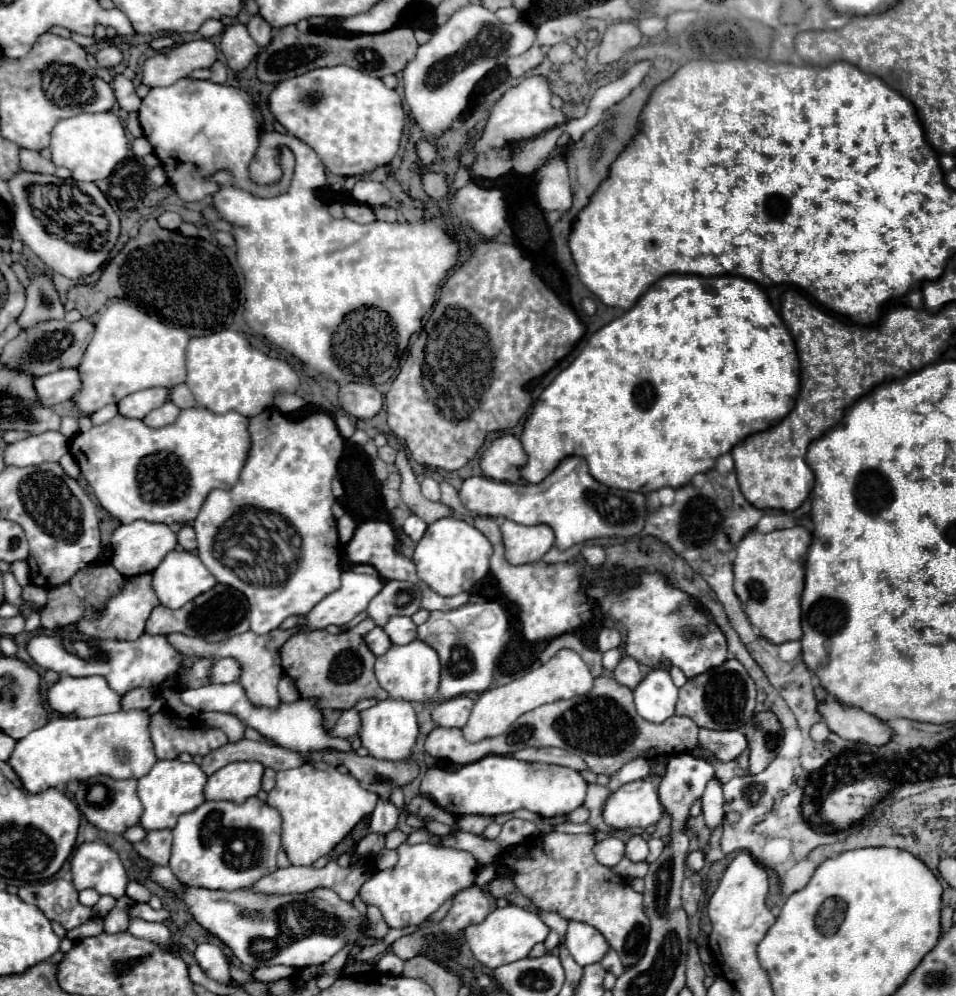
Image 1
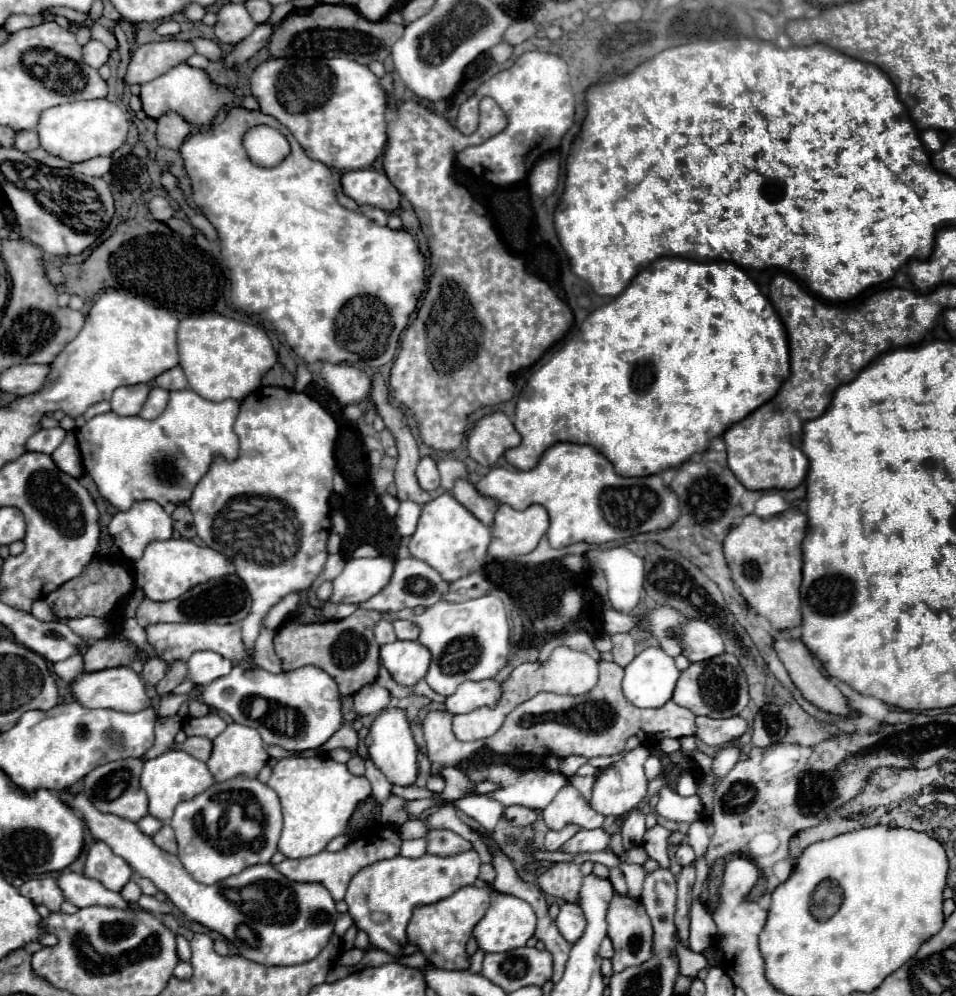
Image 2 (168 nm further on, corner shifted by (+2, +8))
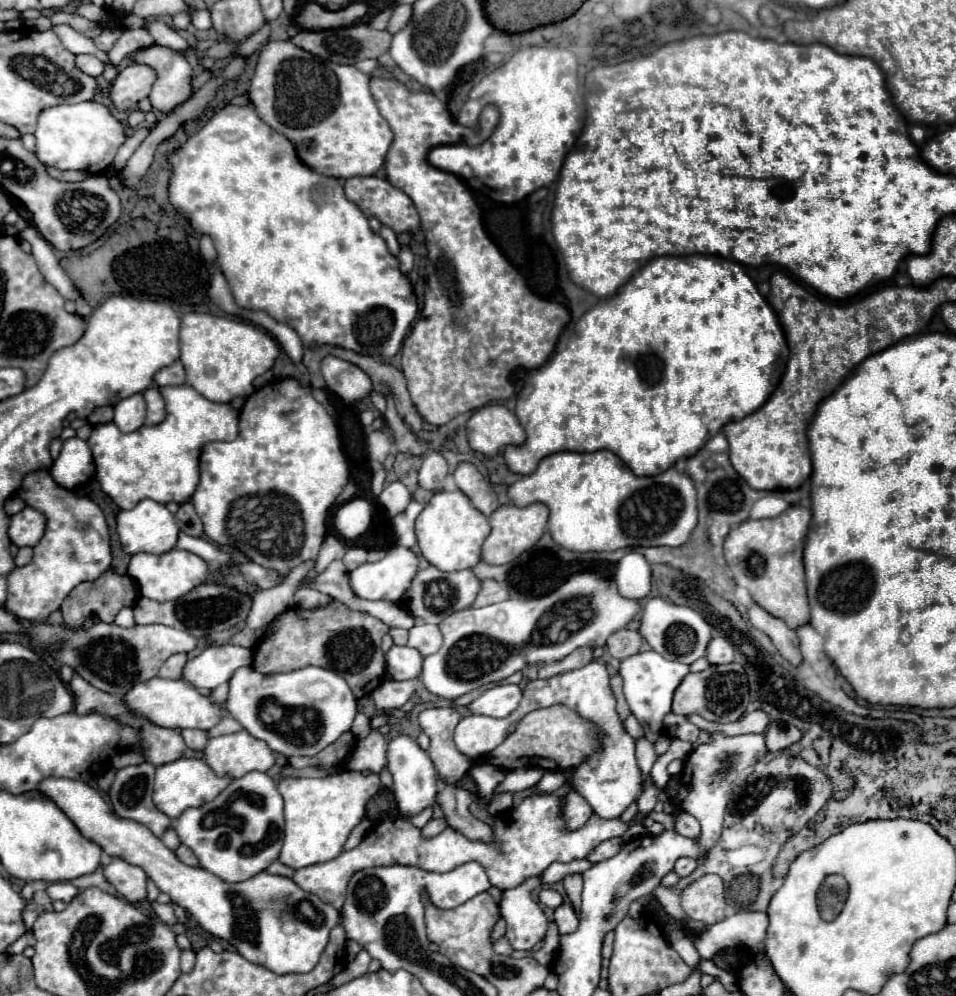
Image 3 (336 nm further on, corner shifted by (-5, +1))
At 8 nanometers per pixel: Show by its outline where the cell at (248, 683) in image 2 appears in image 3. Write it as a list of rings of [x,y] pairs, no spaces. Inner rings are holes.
[[[242,666],[230,678],[230,692],[228,692],[228,700],[226,700],[226,710],[254,738],[268,742],[270,750],[280,752],[284,756],[312,756],[312,754],[318,754],[328,744],[332,744],[338,736],[342,736],[344,732],[350,730],[352,720],[356,716],[356,698],[352,694],[350,686],[346,684],[346,680],[340,678],[338,674],[334,674],[332,670],[326,670],[326,668],[306,666],[306,668],[300,668],[300,670],[288,672],[288,674],[262,676],[252,666]],[[266,704],[276,704],[284,710],[284,726],[282,724],[266,724],[262,720],[262,708]]]

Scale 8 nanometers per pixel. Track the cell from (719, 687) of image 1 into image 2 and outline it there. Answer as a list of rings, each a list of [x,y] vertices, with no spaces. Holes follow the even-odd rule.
[[[721,653],[709,661],[691,663],[679,677],[673,701],[681,707],[691,709],[695,715],[705,715],[713,719],[725,719],[739,715],[749,703],[749,683],[747,675],[743,675],[743,667],[739,659],[731,653]]]

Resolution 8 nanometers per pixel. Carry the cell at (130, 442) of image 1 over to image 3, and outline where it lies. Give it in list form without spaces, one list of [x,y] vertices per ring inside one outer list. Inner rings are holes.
[[[162,386],[158,388],[166,402],[166,420],[158,426],[142,426],[136,432],[124,434],[118,430],[114,422],[98,424],[92,428],[92,436],[88,438],[88,446],[92,450],[92,458],[96,464],[96,478],[102,486],[102,490],[124,510],[134,508],[140,500],[150,498],[160,504],[168,502],[186,502],[194,494],[200,478],[198,468],[198,456],[204,444],[216,442],[216,440],[234,440],[238,436],[238,410],[230,408],[228,404],[210,402],[208,398],[202,398],[192,386]]]

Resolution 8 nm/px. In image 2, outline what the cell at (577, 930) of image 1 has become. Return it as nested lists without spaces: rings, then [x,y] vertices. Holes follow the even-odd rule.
[[[573,903],[561,905],[561,911],[559,911],[559,917],[555,923],[557,923],[561,935],[565,937],[565,941],[571,945],[575,943],[575,939],[583,937],[583,927],[587,927],[581,907],[573,905]]]

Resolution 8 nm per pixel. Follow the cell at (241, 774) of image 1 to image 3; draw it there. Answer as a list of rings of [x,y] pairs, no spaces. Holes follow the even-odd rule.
[[[246,730],[208,738],[204,760],[216,774],[242,778],[248,772],[266,772],[274,766],[274,754],[266,742],[250,736]]]

